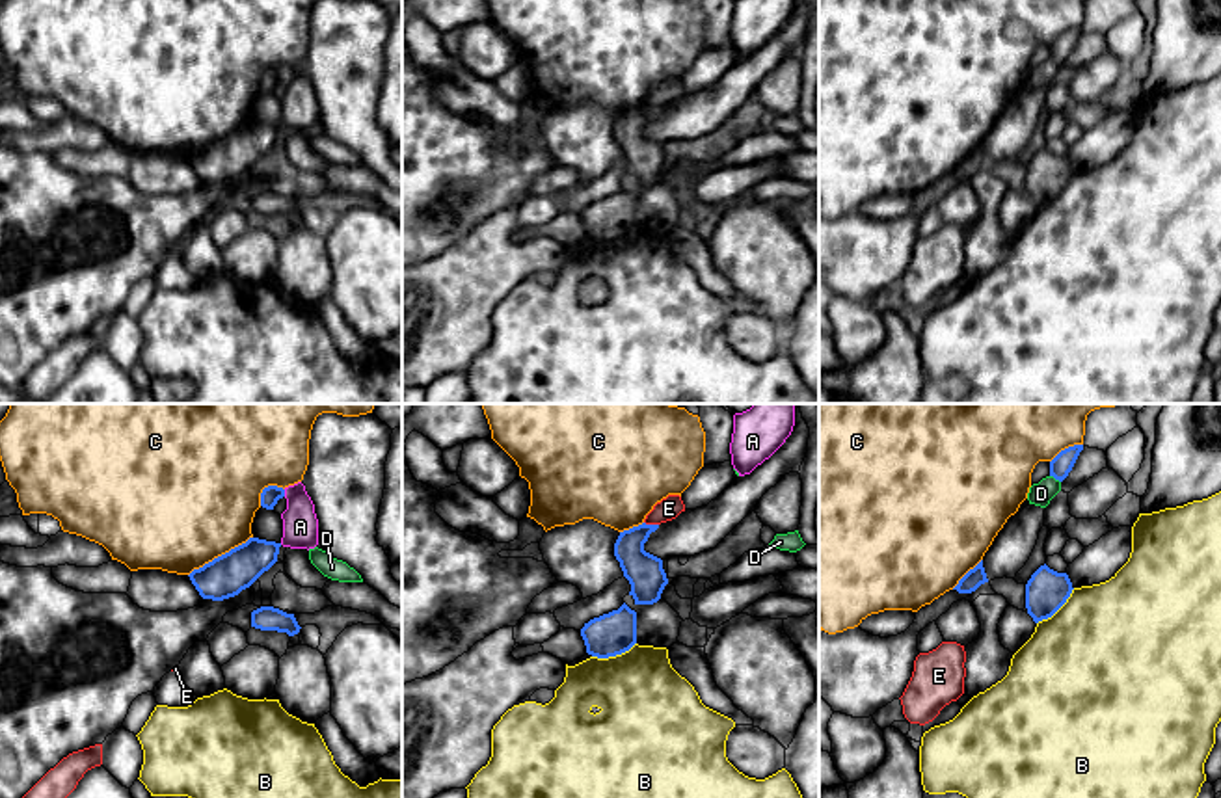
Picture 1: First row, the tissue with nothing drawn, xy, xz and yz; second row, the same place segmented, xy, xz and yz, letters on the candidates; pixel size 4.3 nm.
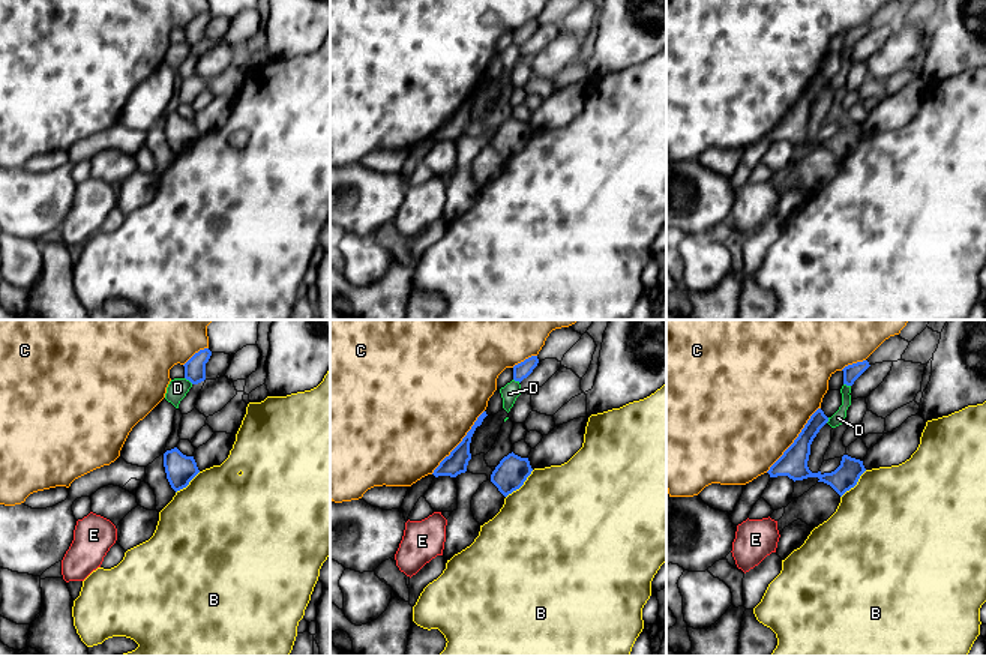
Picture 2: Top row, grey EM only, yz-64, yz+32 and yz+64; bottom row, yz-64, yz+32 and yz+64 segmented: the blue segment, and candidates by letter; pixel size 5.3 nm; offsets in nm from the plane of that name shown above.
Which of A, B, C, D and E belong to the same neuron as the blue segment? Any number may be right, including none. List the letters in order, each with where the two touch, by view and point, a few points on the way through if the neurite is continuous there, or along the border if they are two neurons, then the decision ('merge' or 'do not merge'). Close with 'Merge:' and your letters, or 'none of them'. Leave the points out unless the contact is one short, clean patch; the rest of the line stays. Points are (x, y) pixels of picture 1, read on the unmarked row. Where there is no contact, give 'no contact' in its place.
A: meets blue in xy at (283, 77); border along xy (283, 73), (285, 79); do not merge
B: meets blue in xz at (613, 239); border along xz (635, 226), (620, 237), (592, 240); do not merge
C: meets blue in xy at (222, 138); do not merge
D: meets blue in yz at (1056, 62); do not merge
E: meets blue in xz at (652, 108); border along xz (644, 105), (657, 108); do not merge
Merge: none of them

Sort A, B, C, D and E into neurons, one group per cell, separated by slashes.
A / B / C / D / E

